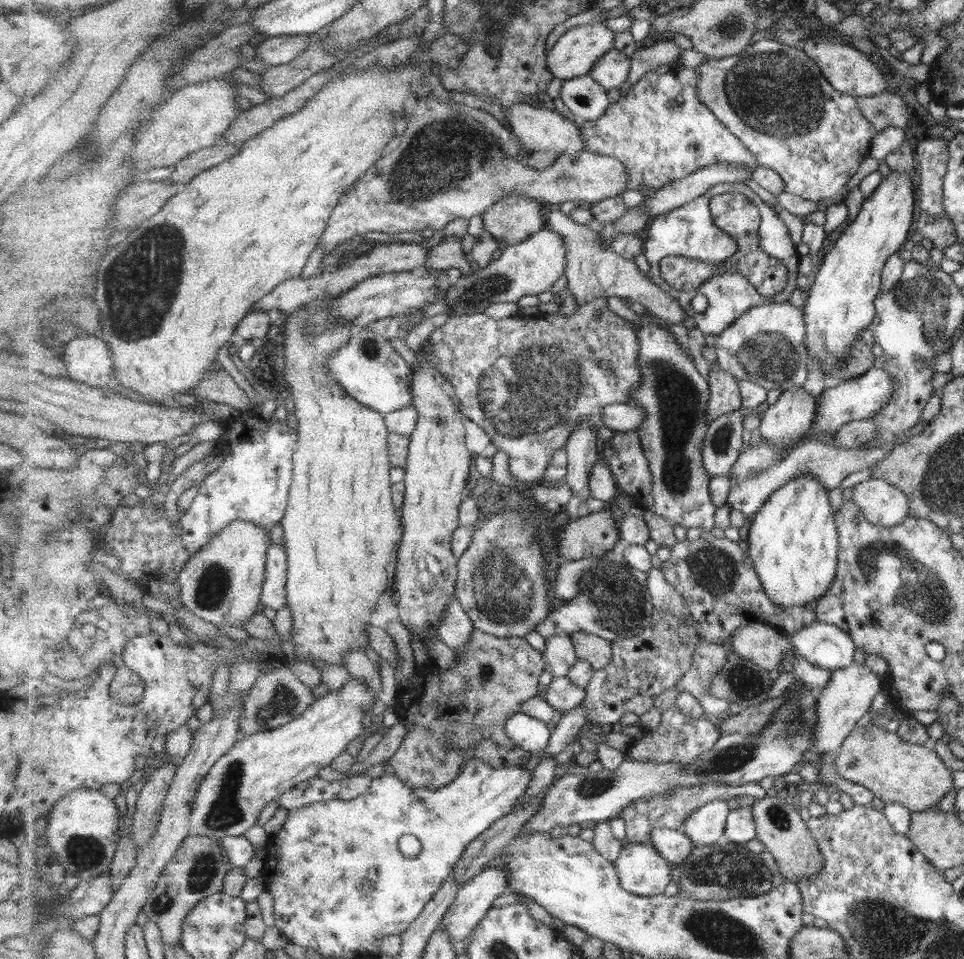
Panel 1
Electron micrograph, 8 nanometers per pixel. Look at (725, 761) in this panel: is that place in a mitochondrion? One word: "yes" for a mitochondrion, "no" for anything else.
yes

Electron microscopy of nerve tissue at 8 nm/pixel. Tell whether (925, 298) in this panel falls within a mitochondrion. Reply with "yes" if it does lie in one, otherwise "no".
yes

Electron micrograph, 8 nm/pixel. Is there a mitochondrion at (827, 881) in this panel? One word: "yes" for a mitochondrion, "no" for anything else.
no

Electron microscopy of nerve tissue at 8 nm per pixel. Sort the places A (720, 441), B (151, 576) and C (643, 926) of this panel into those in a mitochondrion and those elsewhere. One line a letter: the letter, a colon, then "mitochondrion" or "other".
A: mitochondrion
B: other
C: other

